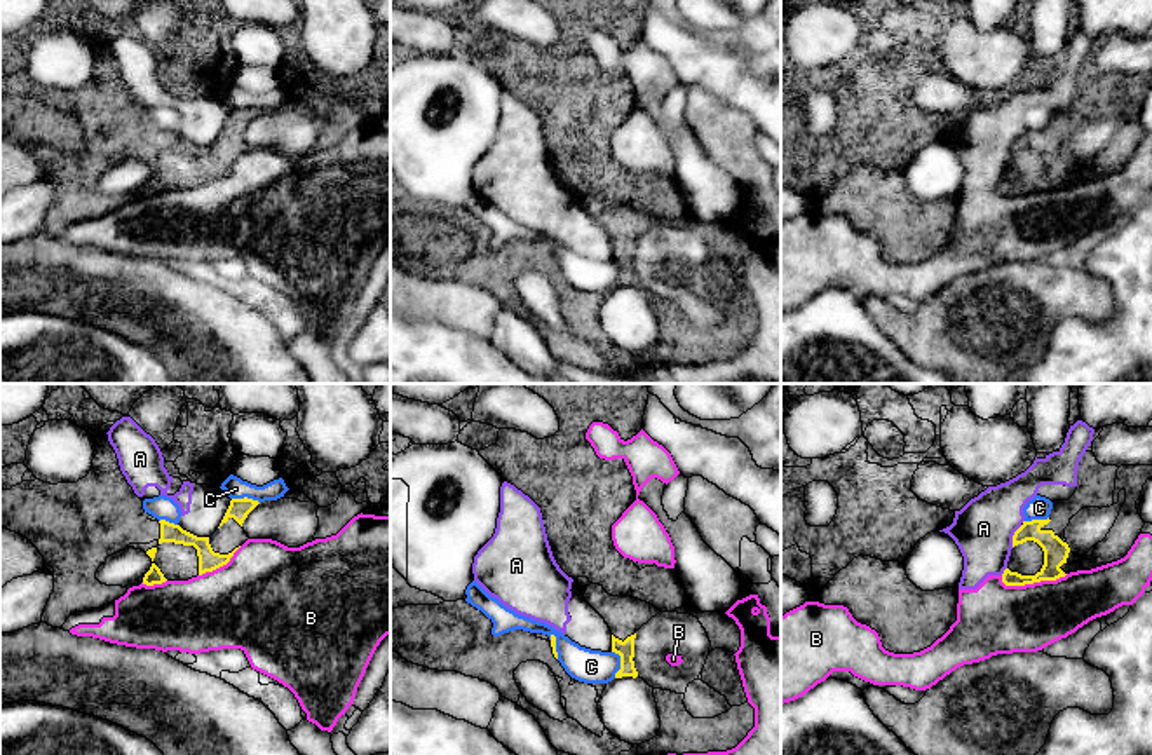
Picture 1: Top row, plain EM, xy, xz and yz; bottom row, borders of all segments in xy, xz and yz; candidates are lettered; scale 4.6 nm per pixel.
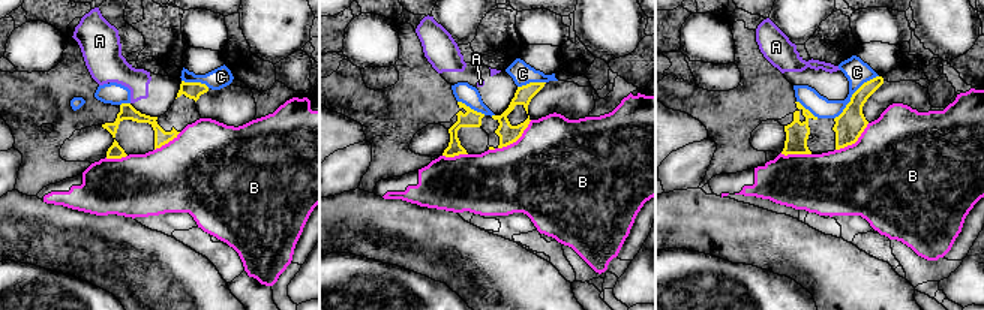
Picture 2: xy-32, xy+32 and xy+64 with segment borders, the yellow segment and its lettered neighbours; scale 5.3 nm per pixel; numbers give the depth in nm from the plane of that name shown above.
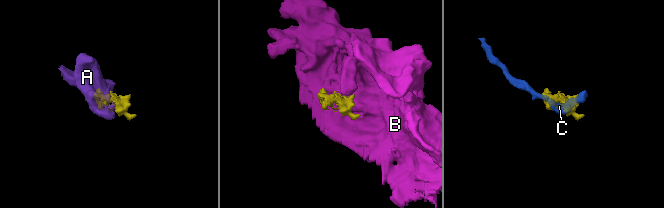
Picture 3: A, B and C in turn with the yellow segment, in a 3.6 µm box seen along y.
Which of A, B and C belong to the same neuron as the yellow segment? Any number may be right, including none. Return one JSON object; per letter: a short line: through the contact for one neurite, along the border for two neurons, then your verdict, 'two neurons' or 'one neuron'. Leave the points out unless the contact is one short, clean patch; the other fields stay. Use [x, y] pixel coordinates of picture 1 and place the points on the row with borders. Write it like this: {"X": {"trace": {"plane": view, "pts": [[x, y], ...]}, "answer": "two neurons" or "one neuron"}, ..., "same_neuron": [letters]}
{"A": {"trace": {"plane": "yz", "pts": [[1022, 525], [1015, 532], [1011, 546]]}, "answer": "two neurons"}, "B": {"answer": "two neurons"}, "C": {"answer": "two neurons"}, "same_neuron": []}

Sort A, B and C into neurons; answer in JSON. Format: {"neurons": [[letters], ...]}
{"neurons": [["A", "B", "C"]]}

